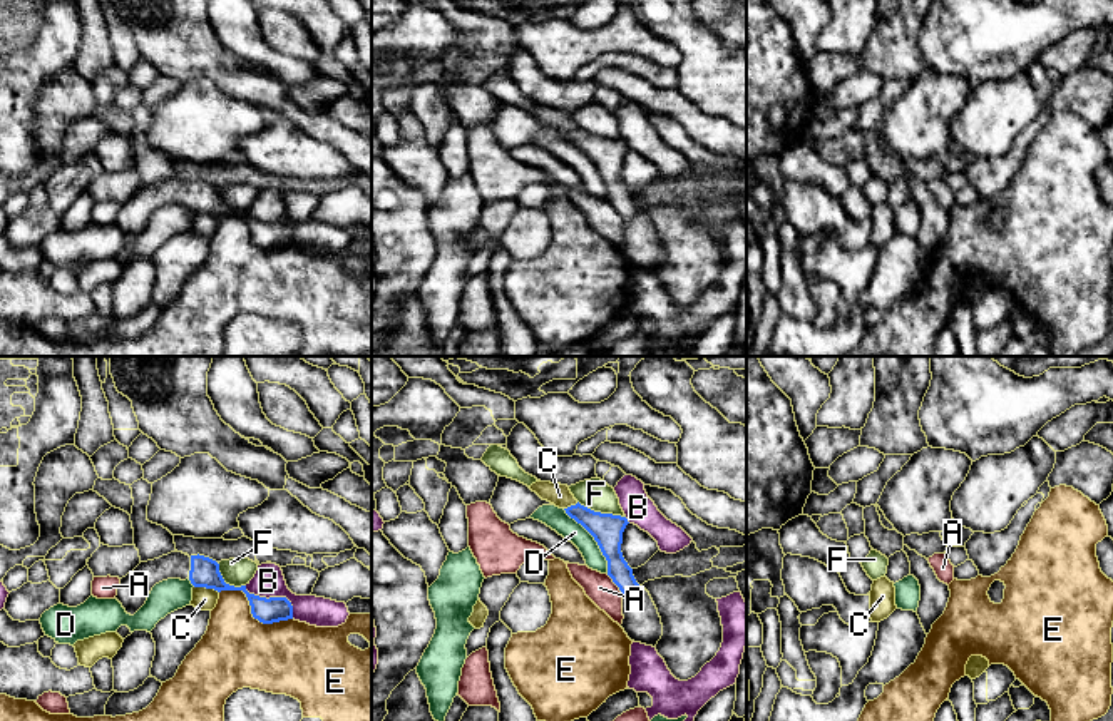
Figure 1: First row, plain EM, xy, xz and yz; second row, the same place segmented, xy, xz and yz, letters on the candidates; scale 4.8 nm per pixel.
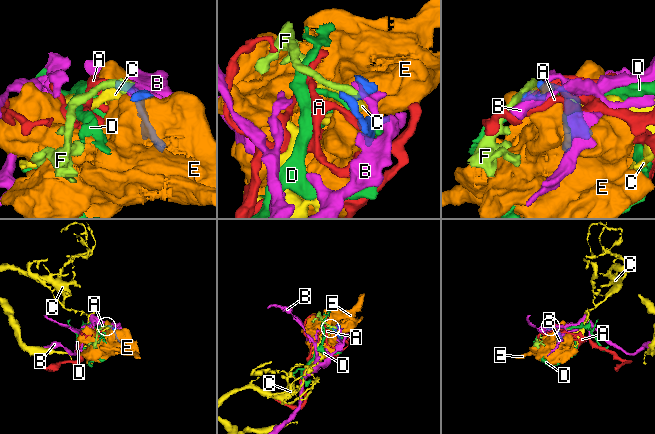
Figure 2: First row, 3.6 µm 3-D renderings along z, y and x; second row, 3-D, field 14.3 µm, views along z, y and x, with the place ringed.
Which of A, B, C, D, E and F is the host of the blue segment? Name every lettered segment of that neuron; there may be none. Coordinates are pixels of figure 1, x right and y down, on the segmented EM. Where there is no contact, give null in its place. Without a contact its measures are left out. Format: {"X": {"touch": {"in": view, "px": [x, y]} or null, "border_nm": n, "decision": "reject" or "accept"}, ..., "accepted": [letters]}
{"A": {"touch": {"in": "xz", "px": [615, 582]}, "border_nm": 130, "decision": "reject"}, "B": {"touch": {"in": "xy", "px": [275, 598]}, "border_nm": 280, "decision": "reject"}, "C": {"touch": {"in": "xy", "px": [206, 588]}, "border_nm": 120, "decision": "reject"}, "D": {"touch": {"in": "xz", "px": [594, 539]}, "border_nm": 380, "decision": "reject"}, "E": {"touch": {"in": "xy", "px": [251, 613]}, "border_nm": 380, "decision": "reject"}, "F": {"touch": {"in": "xz", "px": [600, 512]}, "border_nm": 240, "decision": "reject"}, "accepted": []}

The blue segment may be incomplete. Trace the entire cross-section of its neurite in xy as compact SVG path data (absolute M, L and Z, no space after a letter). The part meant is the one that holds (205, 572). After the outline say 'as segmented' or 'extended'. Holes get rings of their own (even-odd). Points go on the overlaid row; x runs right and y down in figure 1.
M171 552L154 560L141 562L121 579L115 599L127 614L134 616L147 601L152 587L167 579L189 579L194 587L221 591L243 591L249 601L251 614L263 624L293 619L293 606L286 597L259 597L249 594L246 585L234 587L224 582L219 564L204 555Z; extended

